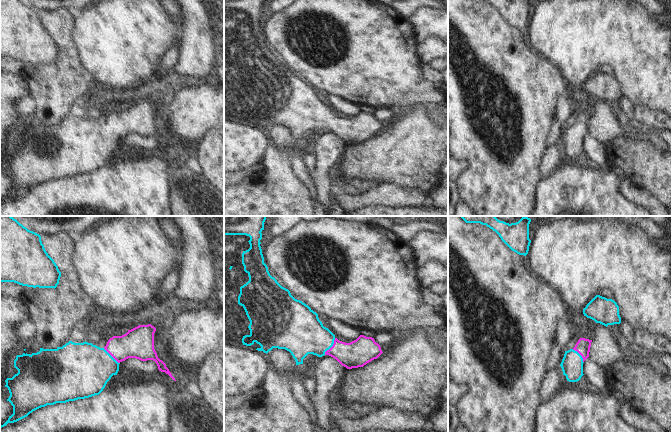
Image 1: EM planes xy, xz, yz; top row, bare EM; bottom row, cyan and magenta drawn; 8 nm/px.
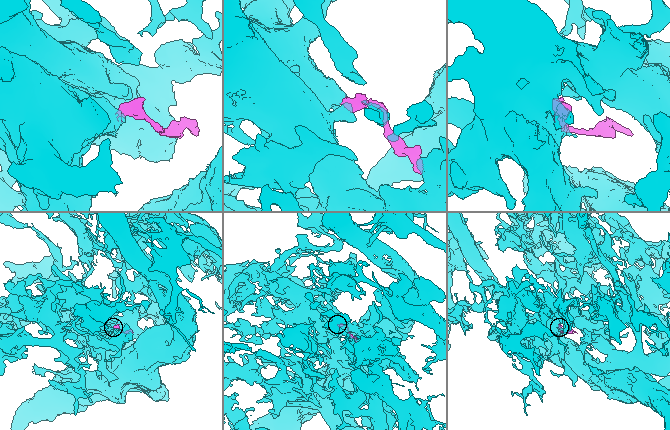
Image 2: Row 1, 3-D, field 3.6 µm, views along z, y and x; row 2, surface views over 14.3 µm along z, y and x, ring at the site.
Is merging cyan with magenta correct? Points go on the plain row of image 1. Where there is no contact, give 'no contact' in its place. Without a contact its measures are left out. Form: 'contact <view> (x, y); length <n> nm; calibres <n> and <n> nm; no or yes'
contact xz (331, 122); length 160 nm; calibres 340 and 220 nm; yes

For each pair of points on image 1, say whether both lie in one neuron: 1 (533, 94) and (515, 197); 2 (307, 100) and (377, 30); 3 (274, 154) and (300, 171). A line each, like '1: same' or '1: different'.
1: same
2: different
3: different

